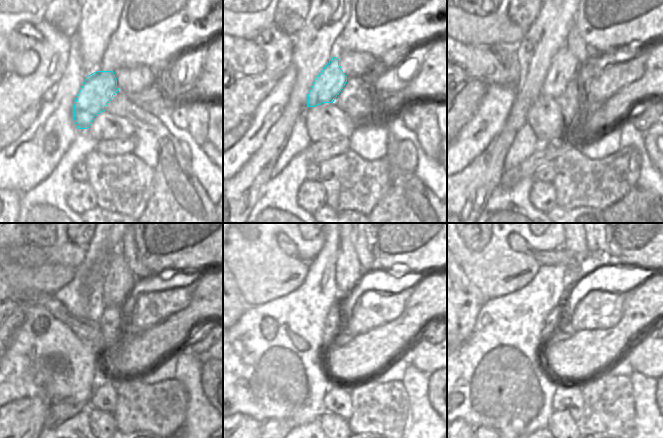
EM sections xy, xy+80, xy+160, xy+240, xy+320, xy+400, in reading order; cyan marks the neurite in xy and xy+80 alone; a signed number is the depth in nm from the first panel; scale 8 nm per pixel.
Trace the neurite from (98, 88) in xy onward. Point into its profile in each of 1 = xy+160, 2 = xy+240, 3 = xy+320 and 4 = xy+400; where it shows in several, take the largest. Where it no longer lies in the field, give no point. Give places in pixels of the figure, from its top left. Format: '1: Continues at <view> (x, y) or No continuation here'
1: Continues at xy+160 (564, 66)
2: Continues at xy+240 (119, 280)
3: Continues at xy+320 (348, 270)
4: Continues at xy+400 (575, 243).

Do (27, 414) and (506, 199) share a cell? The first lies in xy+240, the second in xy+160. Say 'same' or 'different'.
different

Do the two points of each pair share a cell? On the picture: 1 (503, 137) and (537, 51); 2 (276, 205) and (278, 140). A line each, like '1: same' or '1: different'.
1: same
2: different

